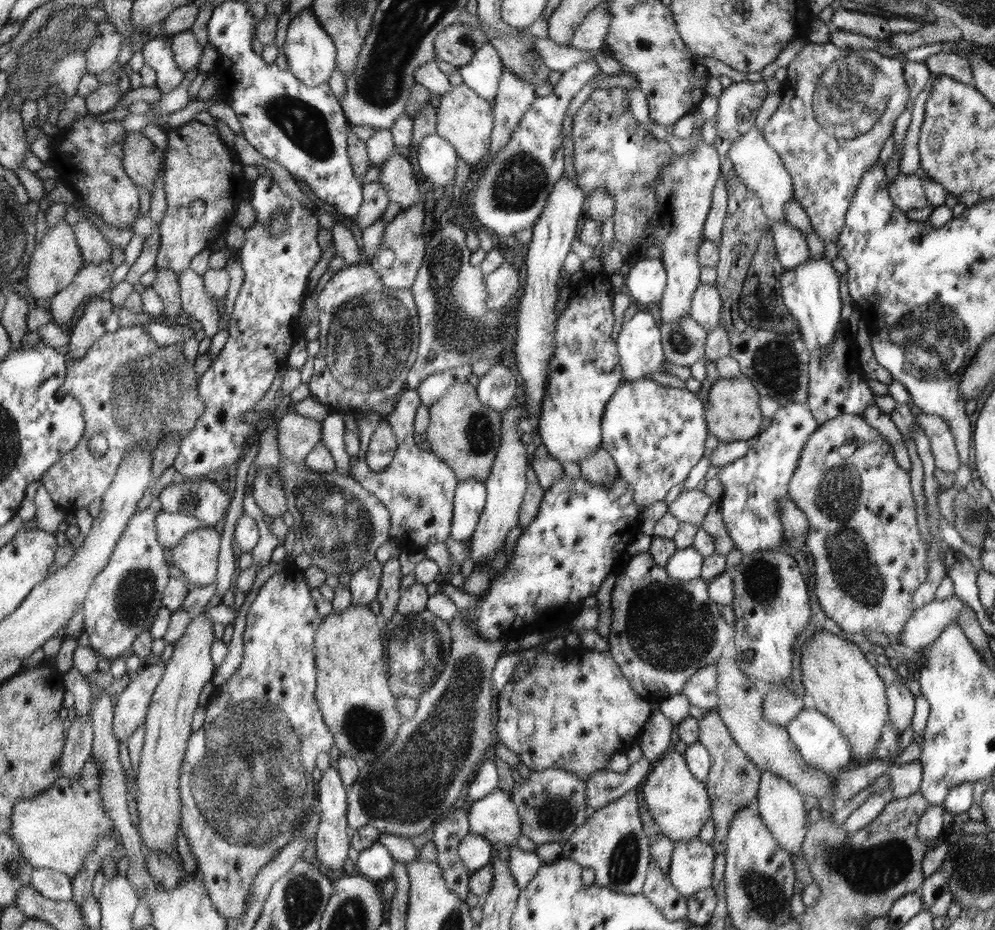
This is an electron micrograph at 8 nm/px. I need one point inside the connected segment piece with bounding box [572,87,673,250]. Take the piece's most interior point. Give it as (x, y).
(612, 152)

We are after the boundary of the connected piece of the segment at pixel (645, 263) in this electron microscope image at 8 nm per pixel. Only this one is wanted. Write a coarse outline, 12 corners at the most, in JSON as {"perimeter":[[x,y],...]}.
{"perimeter":[[645,257],[626,276],[632,302],[659,303],[667,283],[660,258]]}

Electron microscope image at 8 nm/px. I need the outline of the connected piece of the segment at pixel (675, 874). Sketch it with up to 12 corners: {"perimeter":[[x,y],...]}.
{"perimeter":[[674,844],[667,872],[687,899],[712,888],[715,848]]}

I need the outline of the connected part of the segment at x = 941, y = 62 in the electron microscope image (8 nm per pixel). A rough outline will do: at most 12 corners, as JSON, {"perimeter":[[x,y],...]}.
{"perimeter":[[940,52],[925,63],[931,74],[971,86],[968,56]]}

